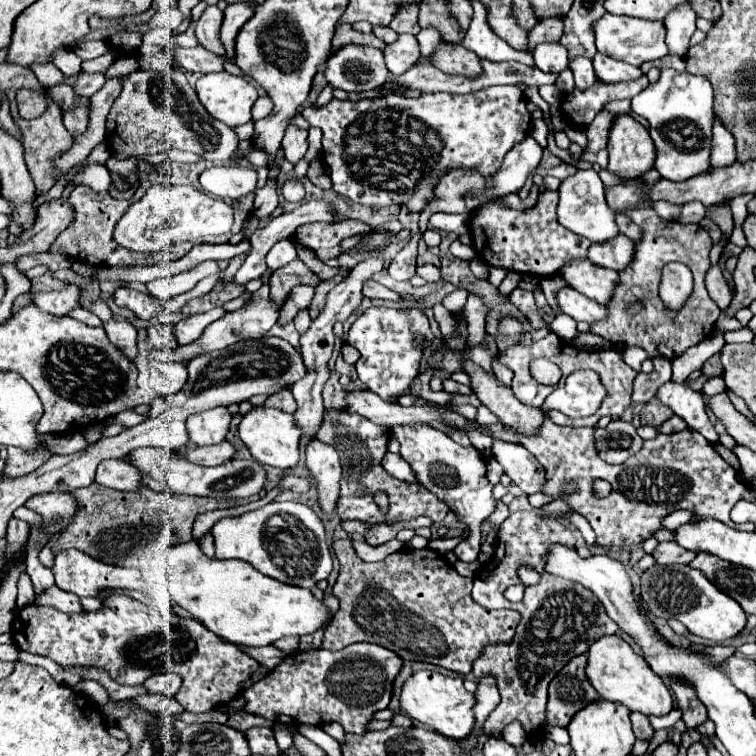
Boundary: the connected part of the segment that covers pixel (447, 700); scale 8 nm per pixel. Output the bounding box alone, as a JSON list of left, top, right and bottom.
[401,670,475,740]

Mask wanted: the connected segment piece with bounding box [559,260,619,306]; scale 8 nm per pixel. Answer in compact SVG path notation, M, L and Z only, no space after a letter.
M575 260L575 262L567 264L559 272L559 276L563 280L567 280L569 286L575 288L577 292L581 292L587 298L591 298L591 300L599 302L601 306L605 306L605 304L611 302L613 290L617 286L619 272L595 266L589 260Z

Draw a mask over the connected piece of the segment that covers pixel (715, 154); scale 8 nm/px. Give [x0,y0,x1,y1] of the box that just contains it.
[711,118,735,168]

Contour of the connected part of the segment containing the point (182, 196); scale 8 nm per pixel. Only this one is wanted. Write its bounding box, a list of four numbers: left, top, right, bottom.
[113,184,233,254]

